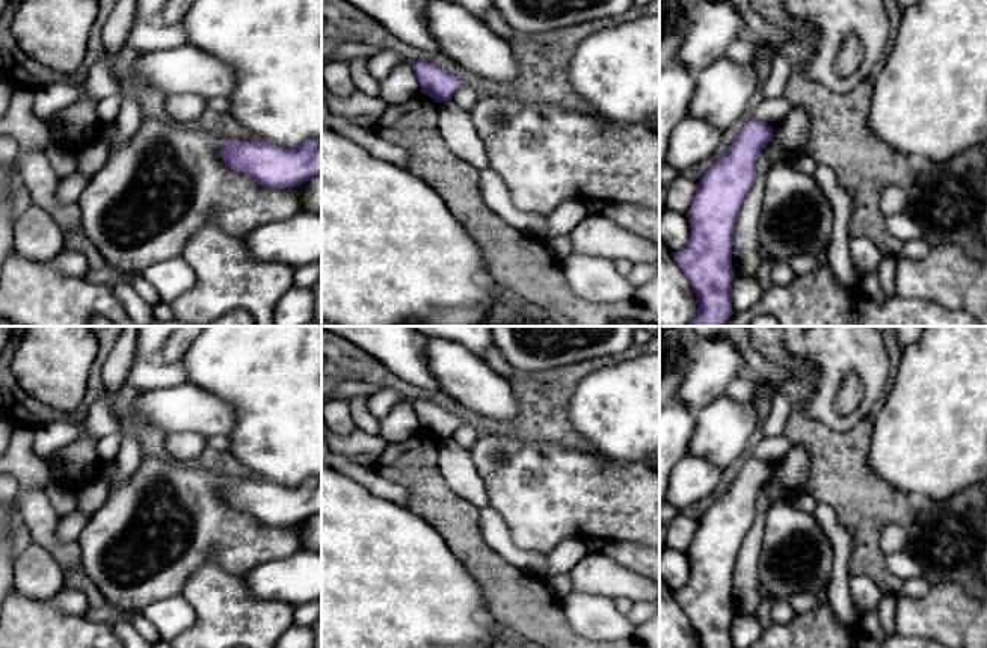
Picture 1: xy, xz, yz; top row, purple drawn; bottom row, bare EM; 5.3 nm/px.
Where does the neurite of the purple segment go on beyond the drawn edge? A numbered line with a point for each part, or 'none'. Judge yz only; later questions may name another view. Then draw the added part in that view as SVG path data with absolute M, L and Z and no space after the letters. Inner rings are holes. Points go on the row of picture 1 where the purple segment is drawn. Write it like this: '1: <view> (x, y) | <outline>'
none

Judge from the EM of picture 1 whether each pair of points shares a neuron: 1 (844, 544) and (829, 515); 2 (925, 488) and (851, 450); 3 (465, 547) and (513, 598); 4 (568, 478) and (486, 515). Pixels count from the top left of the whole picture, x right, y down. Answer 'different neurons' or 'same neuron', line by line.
1: same neuron
2: different neurons
3: same neuron
4: different neurons

